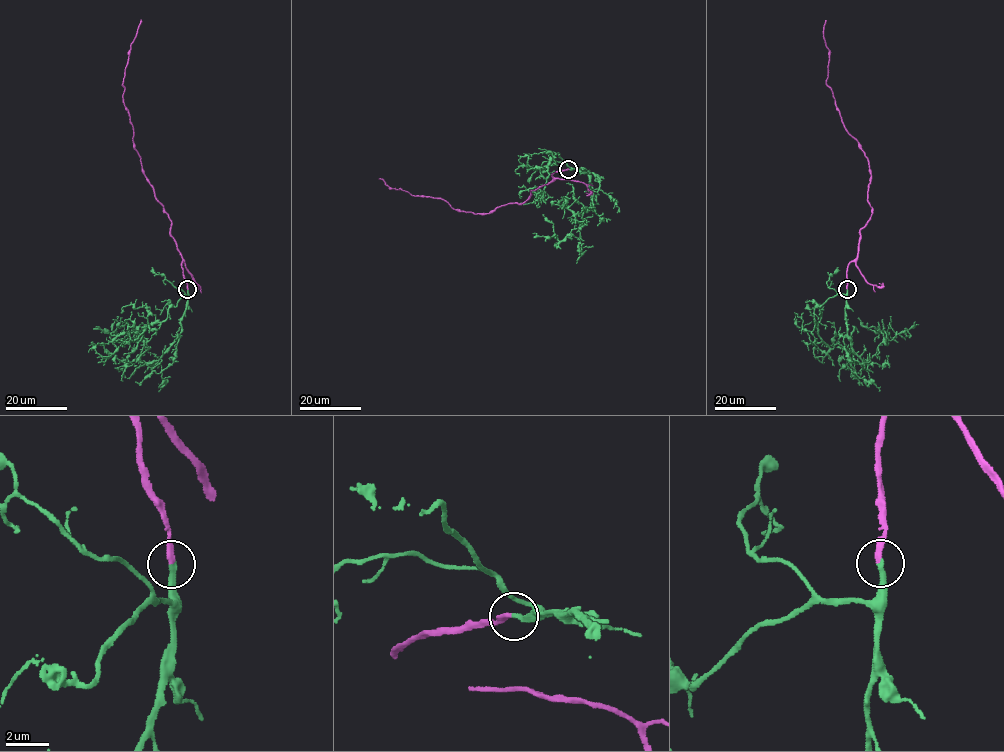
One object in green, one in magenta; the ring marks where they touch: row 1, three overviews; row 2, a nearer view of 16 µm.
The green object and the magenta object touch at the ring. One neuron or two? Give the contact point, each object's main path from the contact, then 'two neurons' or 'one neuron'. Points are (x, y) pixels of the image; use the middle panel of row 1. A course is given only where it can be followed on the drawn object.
place (568, 169); course green (569, 169), (578, 168), (591, 176), (594, 195), (591, 206), (582, 216), (582, 225), (560, 241), (544, 214); course magenta (569, 169), (551, 173), (551, 181), (520, 204), (488, 213), (457, 211), (379, 179); one neuron

